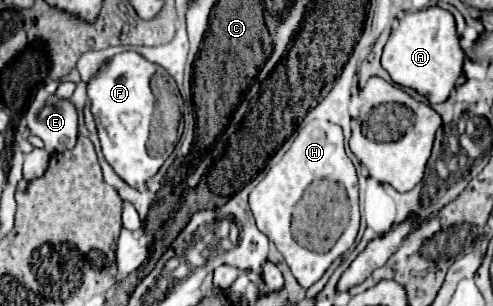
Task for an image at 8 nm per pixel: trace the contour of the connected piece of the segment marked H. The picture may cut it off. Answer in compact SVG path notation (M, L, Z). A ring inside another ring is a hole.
M311 120L299 128L291 148L283 154L283 158L275 166L271 166L271 170L265 174L265 178L251 190L249 206L255 216L257 228L277 246L277 250L283 254L287 266L291 268L291 272L299 280L299 284L303 288L309 288L323 276L323 272L331 266L331 262L335 258L339 258L345 250L349 250L353 246L357 230L359 230L357 194L359 194L358 177L355 174L353 162L345 154L341 126L327 122L327 120ZM321 178L327 178L327 180L333 180L333 182L339 182L341 186L345 186L347 198L351 204L351 220L349 220L349 228L343 230L343 236L339 236L339 240L335 240L335 244L331 244L331 248L327 252L307 252L307 248L299 248L299 244L295 244L295 238L291 236L291 228L289 228L291 212L295 210L299 196L303 196L303 188L307 188L311 182L321 180Z

